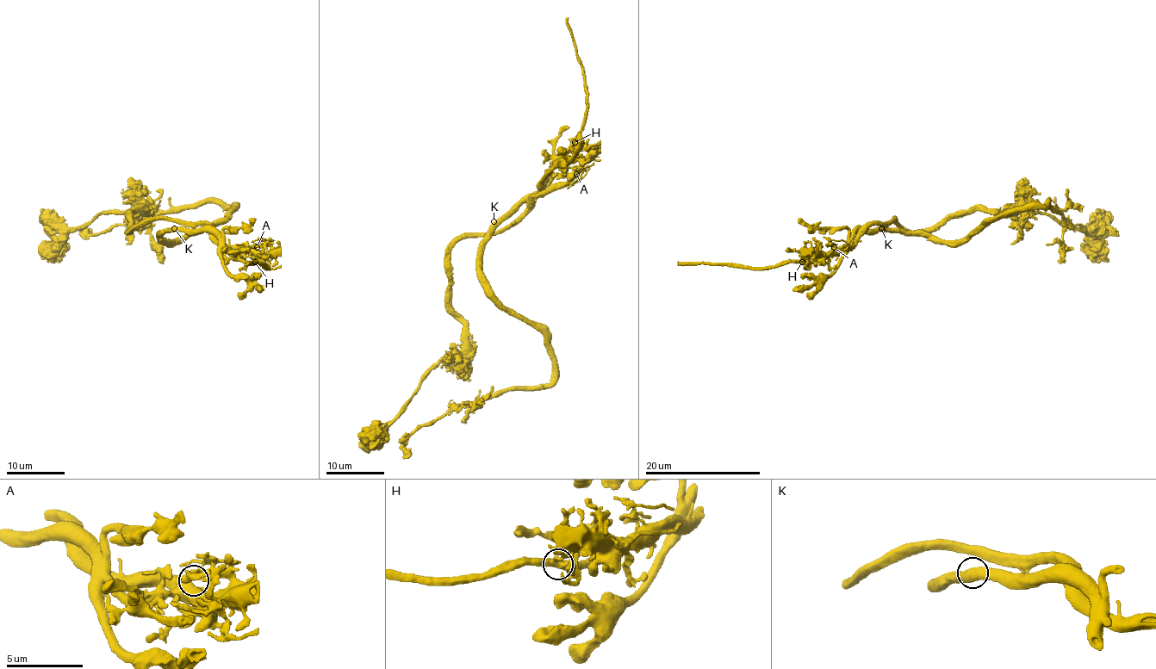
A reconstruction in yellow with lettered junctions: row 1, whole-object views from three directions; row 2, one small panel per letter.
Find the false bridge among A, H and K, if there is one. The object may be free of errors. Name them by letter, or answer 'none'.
H

